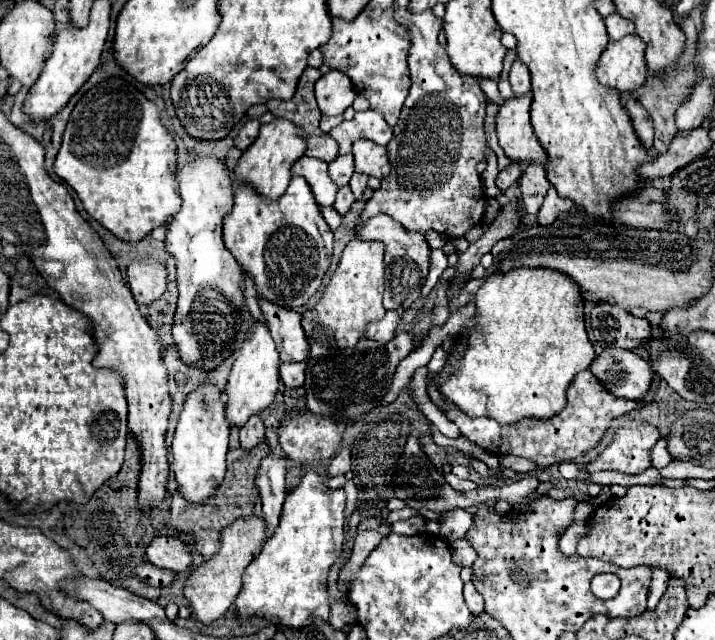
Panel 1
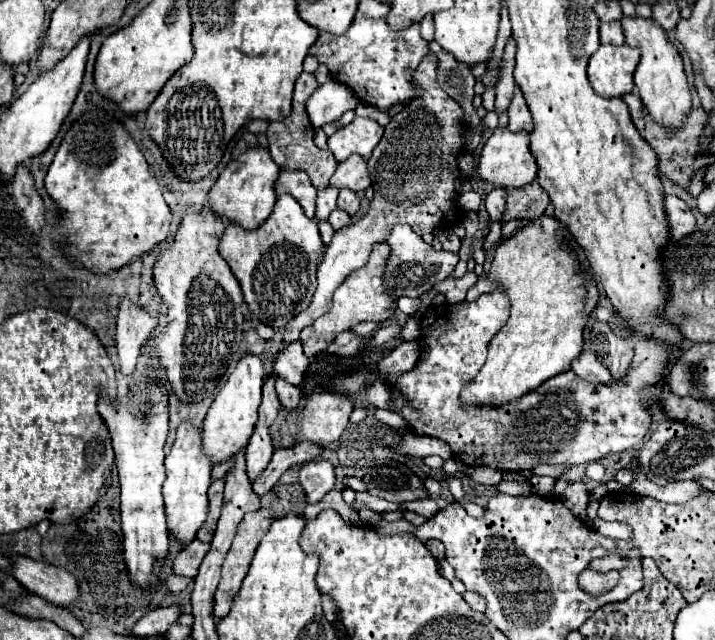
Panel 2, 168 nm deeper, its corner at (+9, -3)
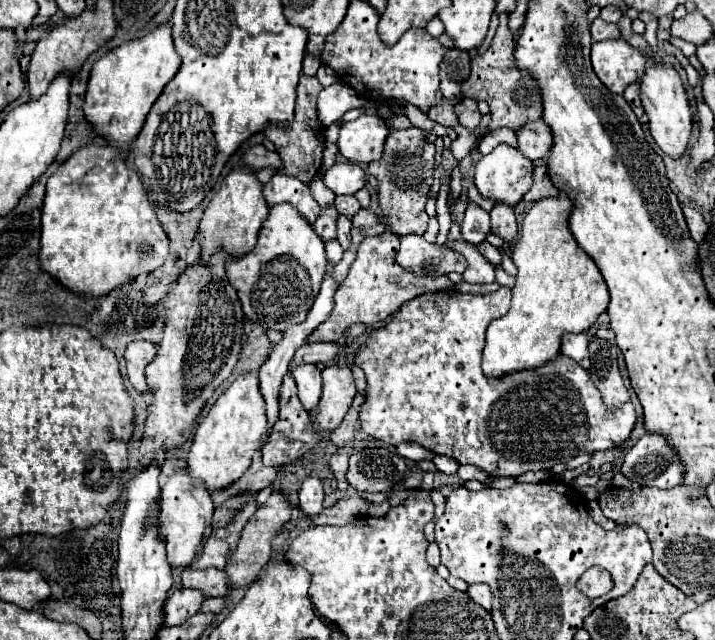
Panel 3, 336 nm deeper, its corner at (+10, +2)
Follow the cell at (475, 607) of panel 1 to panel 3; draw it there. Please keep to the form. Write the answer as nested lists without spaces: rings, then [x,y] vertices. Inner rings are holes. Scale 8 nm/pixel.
[[[470,584],[468,588],[468,596],[476,602],[476,604],[482,604],[488,612],[492,610],[492,592],[486,584]]]

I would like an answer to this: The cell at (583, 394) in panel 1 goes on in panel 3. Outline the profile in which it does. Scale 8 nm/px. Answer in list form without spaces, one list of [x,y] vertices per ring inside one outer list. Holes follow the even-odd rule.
[[[502,286],[500,290],[490,292],[490,294],[462,294],[458,290],[444,290],[444,292],[434,292],[434,294],[420,294],[418,298],[412,298],[410,302],[406,302],[384,328],[374,330],[354,354],[354,362],[366,372],[366,380],[368,380],[366,404],[360,410],[360,428],[370,438],[382,440],[392,446],[396,446],[400,442],[416,442],[416,444],[428,448],[432,454],[444,454],[444,456],[454,458],[458,464],[476,466],[492,478],[502,478],[502,476],[518,478],[530,470],[550,470],[554,464],[568,462],[570,458],[574,458],[578,454],[594,454],[598,450],[608,450],[608,448],[624,444],[636,422],[632,404],[628,402],[626,406],[620,406],[618,410],[606,410],[606,406],[602,406],[602,396],[598,394],[598,388],[594,386],[594,382],[590,382],[588,372],[584,368],[580,368],[574,360],[566,358],[564,354],[558,354],[552,362],[546,362],[540,368],[528,368],[528,370],[514,372],[514,376],[502,376],[502,378],[484,376],[481,362],[487,327],[492,320],[502,318],[508,308],[510,308],[510,288],[506,288],[506,286]]]

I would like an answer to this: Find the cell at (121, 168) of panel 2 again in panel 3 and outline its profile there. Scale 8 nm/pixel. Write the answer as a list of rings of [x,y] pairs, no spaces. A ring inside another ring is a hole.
[[[84,146],[64,162],[48,180],[44,208],[42,208],[42,238],[40,238],[40,266],[64,288],[74,294],[106,296],[138,276],[152,274],[168,256],[168,238],[136,170],[128,168],[128,152],[104,146]]]

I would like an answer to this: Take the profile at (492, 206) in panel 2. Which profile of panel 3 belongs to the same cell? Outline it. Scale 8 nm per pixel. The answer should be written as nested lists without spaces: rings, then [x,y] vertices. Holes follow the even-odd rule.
[[[494,206],[490,218],[492,218],[492,232],[500,236],[506,244],[512,244],[518,234],[514,210],[510,210],[510,206]]]

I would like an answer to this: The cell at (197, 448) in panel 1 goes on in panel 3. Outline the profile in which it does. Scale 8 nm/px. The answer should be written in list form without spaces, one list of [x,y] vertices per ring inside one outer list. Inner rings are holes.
[[[188,470],[174,472],[162,486],[160,494],[160,512],[158,512],[158,530],[162,532],[162,540],[168,552],[168,564],[176,566],[190,566],[198,552],[202,552],[202,542],[210,534],[212,528],[212,500],[204,486],[192,486],[192,478],[188,478]]]

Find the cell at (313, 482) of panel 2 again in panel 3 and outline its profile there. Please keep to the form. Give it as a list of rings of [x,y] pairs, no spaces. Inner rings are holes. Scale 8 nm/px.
[[[310,476],[302,488],[300,488],[300,510],[308,516],[318,516],[322,512],[322,500],[324,500],[324,490],[322,490],[322,480]]]

